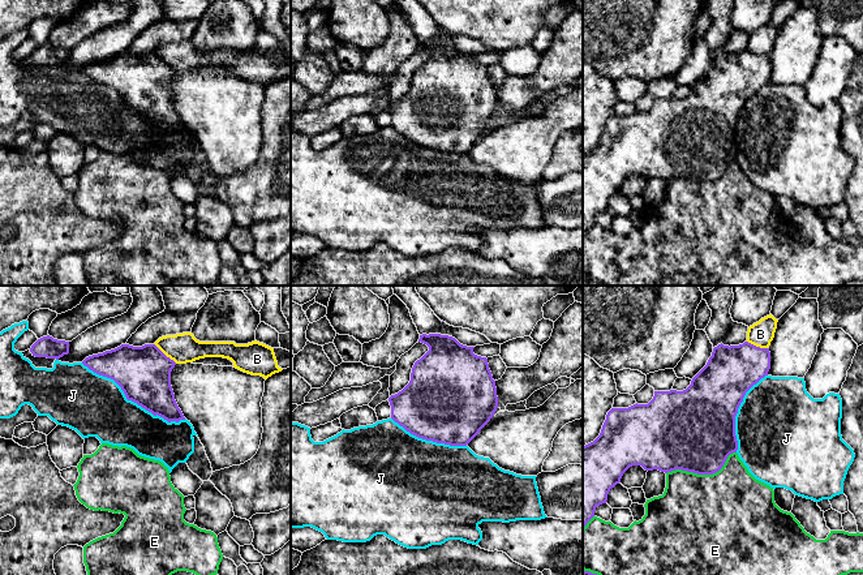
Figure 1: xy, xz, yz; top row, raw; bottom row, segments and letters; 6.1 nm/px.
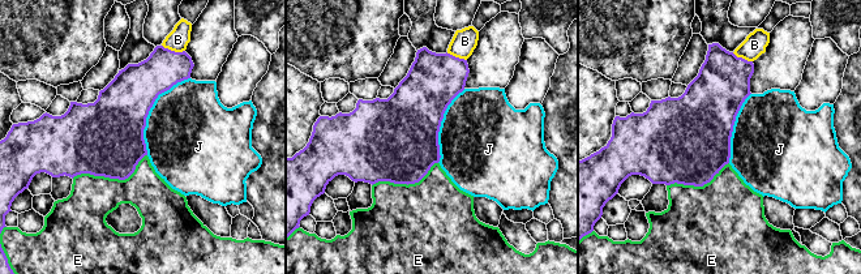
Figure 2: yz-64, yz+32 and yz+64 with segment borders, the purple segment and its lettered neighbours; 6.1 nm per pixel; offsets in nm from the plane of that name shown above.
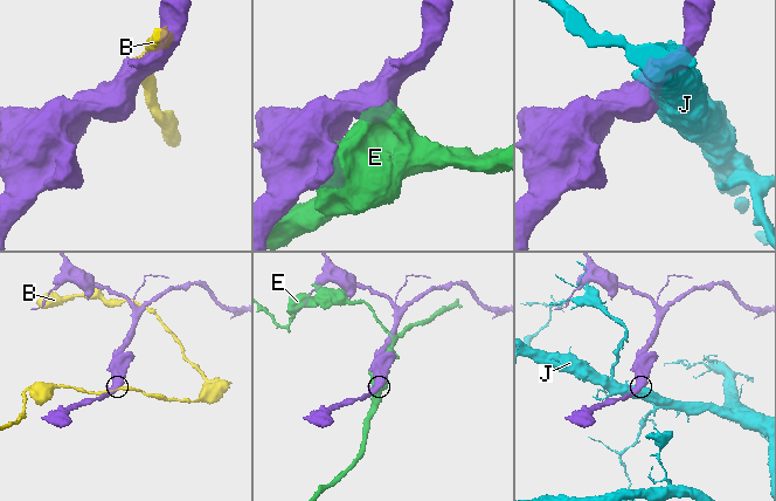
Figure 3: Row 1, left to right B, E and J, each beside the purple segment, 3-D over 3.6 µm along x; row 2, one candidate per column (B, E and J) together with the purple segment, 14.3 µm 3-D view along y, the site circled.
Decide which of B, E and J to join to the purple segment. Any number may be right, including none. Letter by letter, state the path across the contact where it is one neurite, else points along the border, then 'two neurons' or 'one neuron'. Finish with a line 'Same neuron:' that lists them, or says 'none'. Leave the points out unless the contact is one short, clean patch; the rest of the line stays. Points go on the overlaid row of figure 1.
B: two neurons
E: two neurons
J: two neurons
Same neuron: none

